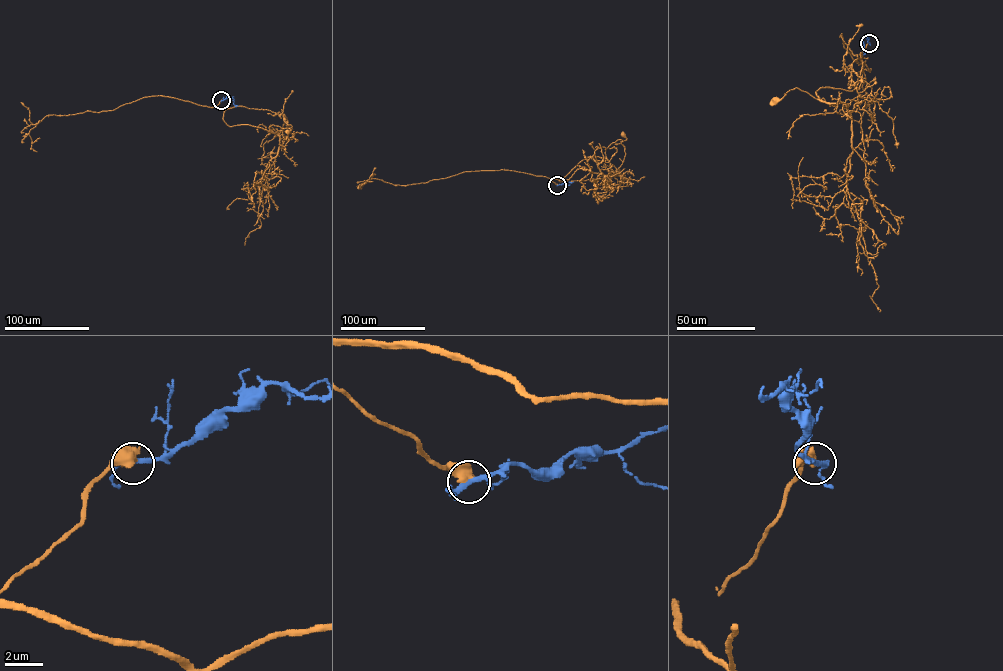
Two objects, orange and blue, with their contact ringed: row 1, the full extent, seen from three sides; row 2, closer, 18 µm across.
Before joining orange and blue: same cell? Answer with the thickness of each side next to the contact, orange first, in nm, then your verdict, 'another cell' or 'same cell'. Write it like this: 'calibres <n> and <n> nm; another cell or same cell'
calibres 650 and 280 nm; another cell

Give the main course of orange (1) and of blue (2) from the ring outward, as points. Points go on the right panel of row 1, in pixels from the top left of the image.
1: (868, 43), (857, 55), (862, 66), (853, 90), (821, 87), (816, 92), (818, 99), (796, 88), (775, 100)
2: (868, 43), (866, 36), (863, 37), (863, 52)

